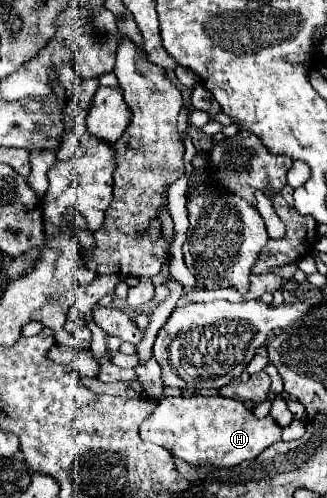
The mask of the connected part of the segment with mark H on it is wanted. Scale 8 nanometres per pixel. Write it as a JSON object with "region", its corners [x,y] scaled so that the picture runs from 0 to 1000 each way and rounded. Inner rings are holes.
{"region":[[[511,795],[498,799],[474,827],[431,851],[425,876],[443,888],[468,888],[529,916],[596,932],[596,936],[657,936],[706,940],[743,924],[774,924],[792,908],[859,884],[859,855],[829,839],[780,839],[743,807],[682,799],[682,795]]]}

